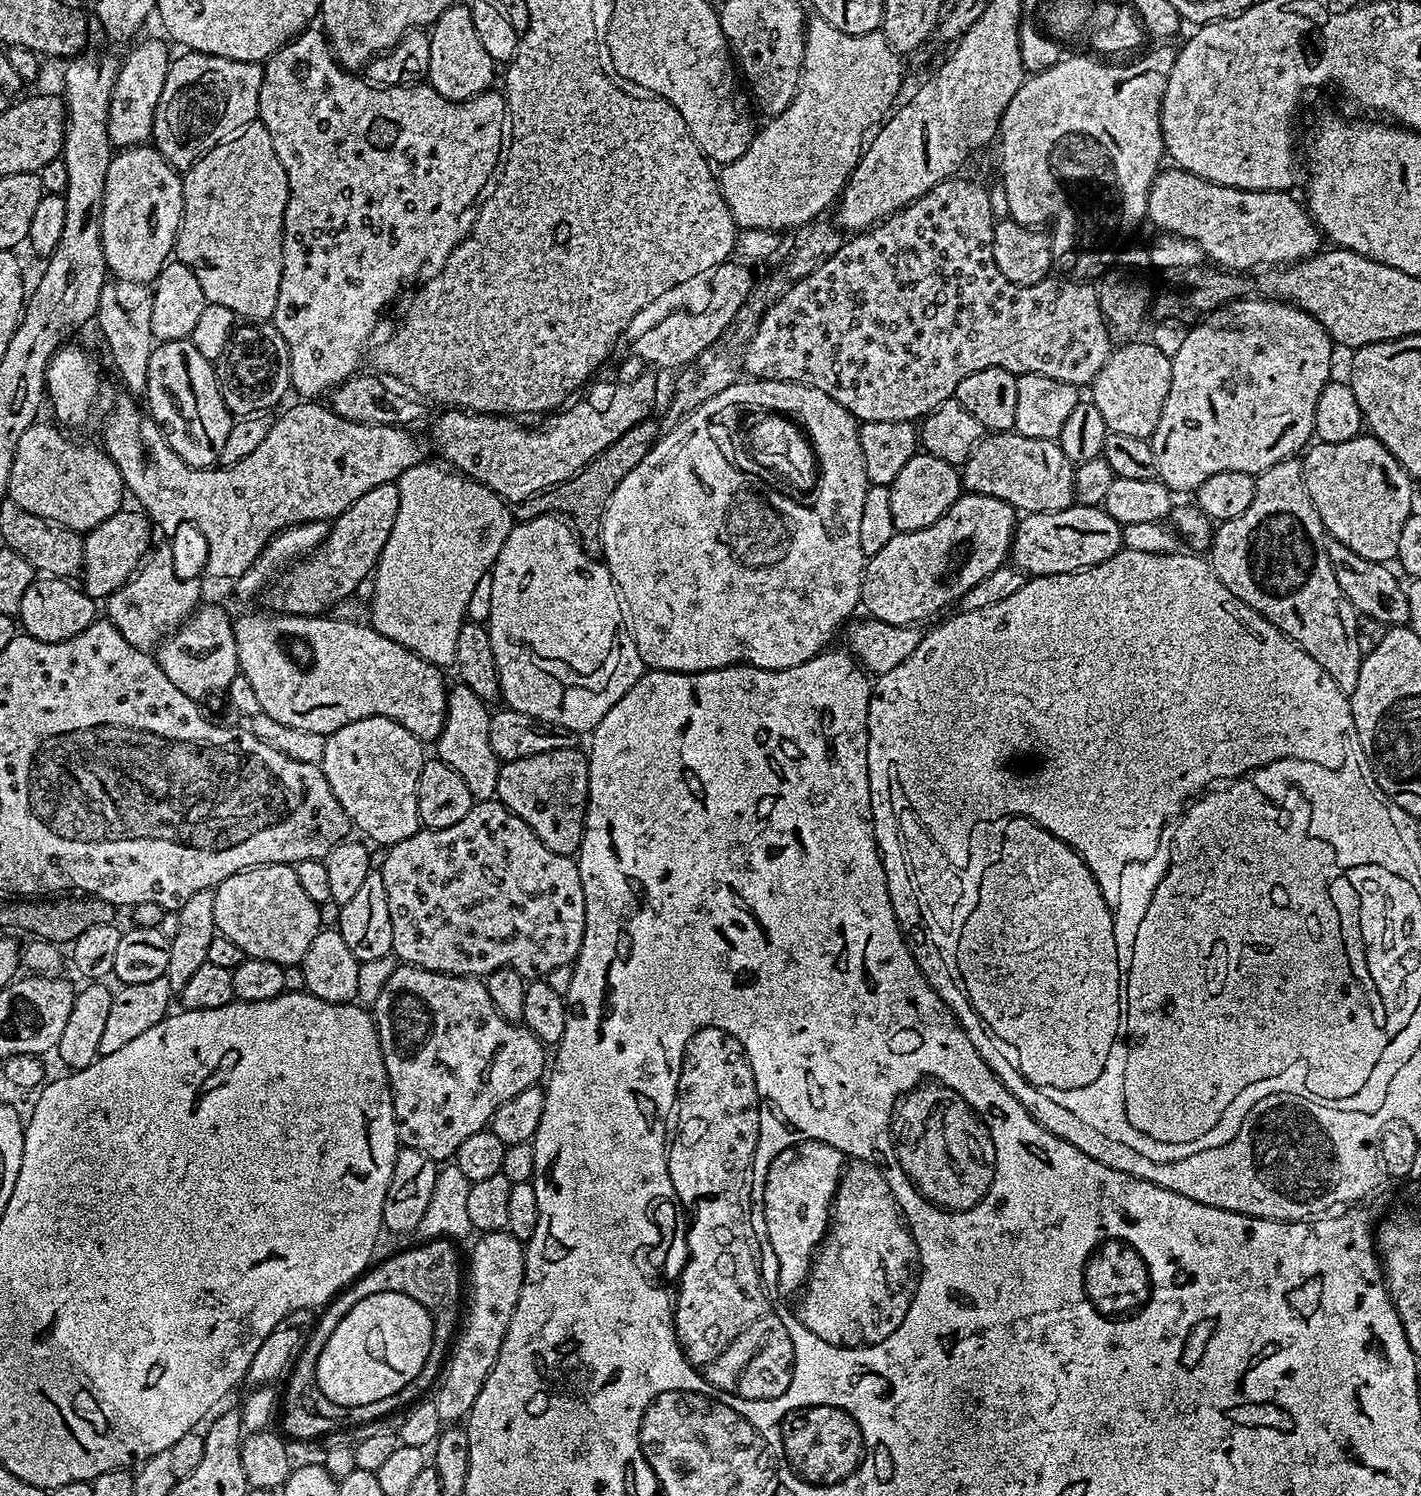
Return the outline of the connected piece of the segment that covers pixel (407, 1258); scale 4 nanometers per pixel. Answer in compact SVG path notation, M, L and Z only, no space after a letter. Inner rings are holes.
M437 1238L420 1242L417 1248L396 1252L393 1256L386 1257L381 1264L379 1262L373 1263L371 1267L361 1272L347 1288L337 1292L323 1308L319 1309L317 1316L320 1317L317 1318L312 1333L309 1336L307 1333L294 1363L287 1373L288 1385L285 1386L284 1392L282 1388L282 1415L279 1420L281 1419L280 1424L284 1427L285 1433L283 1432L283 1435L285 1437L293 1436L296 1440L312 1440L315 1436L324 1436L327 1432L342 1427L343 1424L368 1424L371 1420L380 1420L383 1416L388 1415L392 1416L400 1412L396 1404L401 1404L405 1409L408 1406L404 1400L415 1404L412 1396L417 1400L421 1399L416 1395L416 1392L419 1392L423 1397L424 1394L420 1388L424 1390L424 1384L429 1384L428 1380L435 1385L435 1376L418 1374L420 1380L414 1377L416 1384L409 1382L412 1388L408 1386L408 1392L404 1392L404 1396L394 1394L390 1398L382 1398L382 1402L370 1402L362 1406L343 1408L330 1402L330 1398L326 1398L320 1393L314 1373L318 1354L322 1350L322 1346L326 1346L326 1338L330 1338L330 1334L334 1334L334 1326L338 1326L338 1322L342 1322L342 1318L346 1318L346 1314L350 1314L350 1310L354 1310L354 1306L358 1306L358 1302L362 1302L362 1298L370 1298L370 1294L378 1294L379 1292L406 1294L406 1298L414 1298L414 1302L418 1302L432 1315L432 1336L440 1336L440 1348L436 1348L436 1360L445 1360L440 1357L440 1352L448 1355L450 1348L444 1345L444 1340L452 1343L454 1338L448 1335L448 1332L455 1337L458 1331L458 1321L462 1316L462 1256L460 1260L456 1248L457 1245L453 1241L447 1238Z

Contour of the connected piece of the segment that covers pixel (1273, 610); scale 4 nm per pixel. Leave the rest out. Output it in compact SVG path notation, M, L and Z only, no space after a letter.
M1296 458L1283 460L1274 466L1270 466L1265 472L1259 473L1255 477L1255 481L1256 493L1248 509L1243 514L1238 514L1238 518L1230 518L1223 521L1215 529L1210 549L1210 563L1214 574L1220 579L1222 586L1226 586L1226 590L1230 590L1230 594L1234 594L1242 602L1246 602L1246 606L1250 606L1255 612L1262 614L1279 632L1283 632L1298 647L1306 650L1306 654L1310 654L1310 658L1314 658L1314 662L1318 662L1318 666L1322 666L1322 670L1326 670L1326 674L1330 674L1330 678L1334 678L1337 686L1345 694L1350 694L1354 690L1354 686L1358 686L1358 670L1360 669L1360 661L1362 659L1362 654L1358 650L1358 638L1356 637L1358 613L1346 598L1346 594L1342 594L1342 586L1338 586L1338 578L1334 578L1334 566L1332 565L1332 559L1328 556L1328 549L1326 547L1324 523L1314 506L1314 502L1310 498L1310 490L1304 481L1304 465Z

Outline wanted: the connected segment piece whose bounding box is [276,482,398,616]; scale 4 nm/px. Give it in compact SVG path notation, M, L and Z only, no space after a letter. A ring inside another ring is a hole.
M398 483L366 490L358 502L336 517L323 544L315 552L297 559L283 573L284 589L276 596L279 611L289 616L319 616L327 613L331 604L338 603L343 596L354 591L364 579L365 583L380 559L380 552L386 546L386 538L390 538L397 516Z

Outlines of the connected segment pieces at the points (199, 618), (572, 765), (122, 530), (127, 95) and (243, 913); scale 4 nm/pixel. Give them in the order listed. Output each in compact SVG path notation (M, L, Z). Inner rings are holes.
M206 604L197 607L175 631L163 637L154 652L154 659L166 678L170 678L182 694L197 702L203 702L211 692L227 693L230 682L241 675L238 646L232 629L233 617L228 617L212 604Z
M575 746L555 748L501 763L496 796L500 803L507 804L511 812L518 814L518 818L522 818L522 822L526 822L526 826L530 826L530 830L534 830L540 841L554 850L554 854L575 857L579 853L584 837L584 819L588 817L588 757L583 751L579 752Z
M121 510L83 537L82 587L89 596L107 598L130 579L149 551L148 528L149 521L143 515Z
M144 40L141 44L133 43L128 52L124 64L119 65L116 74L116 85L110 98L110 110L108 111L108 140L113 149L123 150L135 148L138 144L148 144L152 138L154 127L154 114L158 106L158 98L162 98L162 86L166 86L166 74L170 71L170 55L168 48L160 40Z
M264 864L261 868L248 868L244 872L226 878L214 891L217 933L230 938L230 942L238 942L238 946L242 946L245 957L266 958L270 962L278 962L285 966L299 965L303 961L306 950L310 950L310 942L314 942L314 938L322 930L321 905L312 901L302 890L293 865Z

